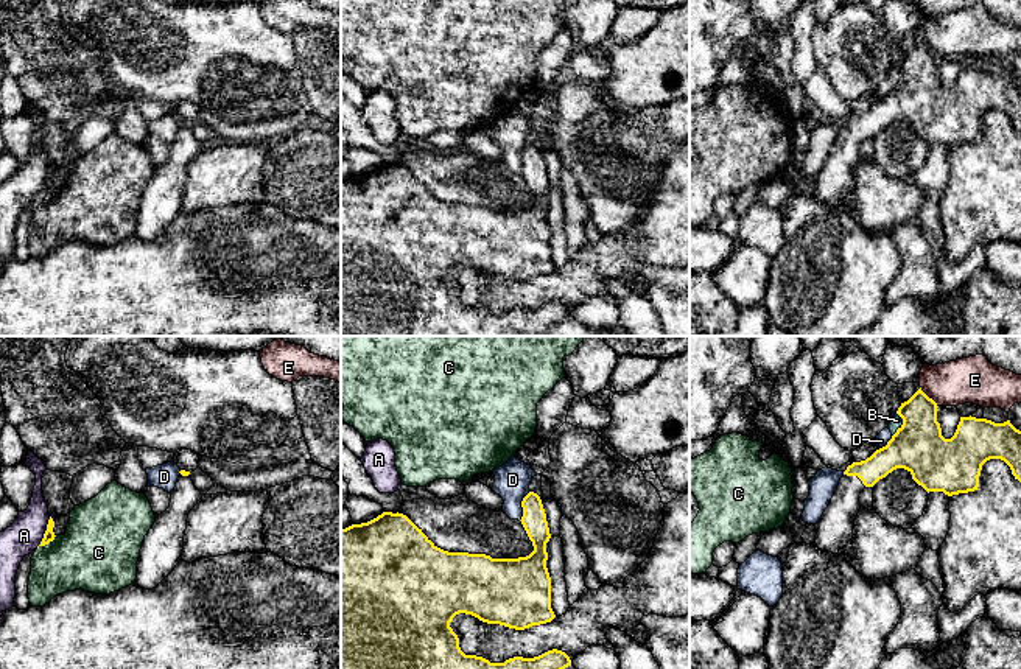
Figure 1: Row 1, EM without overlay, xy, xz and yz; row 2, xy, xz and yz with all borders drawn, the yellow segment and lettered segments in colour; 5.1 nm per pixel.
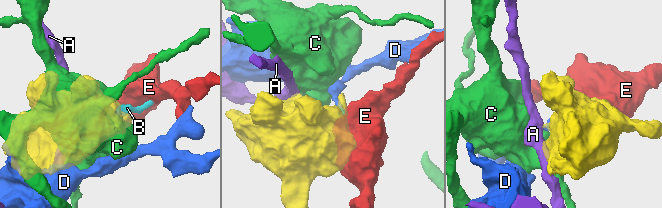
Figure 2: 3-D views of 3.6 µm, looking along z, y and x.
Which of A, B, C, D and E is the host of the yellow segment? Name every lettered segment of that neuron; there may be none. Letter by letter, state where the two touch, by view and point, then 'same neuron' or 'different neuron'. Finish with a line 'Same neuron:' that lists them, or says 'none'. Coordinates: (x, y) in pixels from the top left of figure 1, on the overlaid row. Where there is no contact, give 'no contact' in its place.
A: meets yellow in xy at (45, 532); different neuron
B: meets yellow in yz at (901, 425); different neuron
C: meets yellow in xy at (47, 543); different neuron
D: meets yellow in xz at (522, 506); different neuron
E: meets yellow in yz at (928, 397); different neuron
Same neuron: none

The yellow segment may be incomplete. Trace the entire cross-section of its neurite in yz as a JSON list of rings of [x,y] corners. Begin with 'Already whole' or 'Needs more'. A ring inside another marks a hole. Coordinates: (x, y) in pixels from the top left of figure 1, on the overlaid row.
Needs more. [[[921,387],[901,403],[896,414],[903,425],[887,445],[844,471],[816,524],[814,546],[842,559],[851,557],[861,492],[896,468],[907,470],[928,493],[943,492],[948,496],[977,490],[982,465],[990,459],[1004,461],[1021,482],[1021,431],[1010,420],[995,423],[971,415],[960,417],[954,436],[945,439],[937,408]]]

